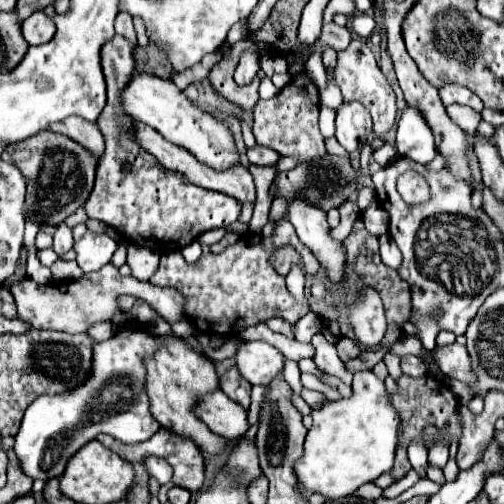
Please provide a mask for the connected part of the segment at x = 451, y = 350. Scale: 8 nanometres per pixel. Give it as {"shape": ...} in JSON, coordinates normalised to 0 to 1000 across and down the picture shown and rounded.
{"shape":[[[887,685],[863,696],[863,716],[879,744],[891,752],[907,752],[919,760],[938,760],[942,744],[935,744],[935,708],[919,685]]]}

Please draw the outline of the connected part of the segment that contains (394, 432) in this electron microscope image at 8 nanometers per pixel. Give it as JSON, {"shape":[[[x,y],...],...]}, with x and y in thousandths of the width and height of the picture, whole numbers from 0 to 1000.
{"shape":[[[712,736],[700,748],[700,784],[692,792],[653,796],[637,815],[621,819],[621,847],[605,871],[605,903],[585,923],[589,950],[605,970],[637,978],[649,990],[677,990],[700,982],[720,958],[744,954],[752,942],[776,935],[792,867],[792,819],[784,815],[764,760],[736,736]]]}

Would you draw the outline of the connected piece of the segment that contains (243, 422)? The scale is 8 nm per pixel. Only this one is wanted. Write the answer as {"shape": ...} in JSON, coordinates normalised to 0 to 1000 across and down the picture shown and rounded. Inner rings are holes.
{"shape":[[[423,776],[407,784],[387,815],[423,859],[454,875],[482,867],[494,851],[490,812],[458,796],[442,776]]]}

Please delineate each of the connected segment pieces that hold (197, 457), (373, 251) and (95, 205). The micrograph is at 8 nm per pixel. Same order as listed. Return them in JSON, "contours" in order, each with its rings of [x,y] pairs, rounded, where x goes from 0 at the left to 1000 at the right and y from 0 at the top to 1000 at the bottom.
{"contours":[[[[315,851],[296,875],[284,875],[284,879],[268,879],[268,883],[248,883],[248,879],[236,879],[228,875],[220,863],[196,863],[192,867],[212,891],[220,891],[224,899],[232,899],[240,911],[256,915],[256,919],[284,919],[288,907],[304,903],[304,907],[319,907],[327,911],[339,927],[343,927],[343,958],[351,966],[363,966],[363,970],[375,970],[375,974],[395,974],[403,966],[403,954],[407,954],[407,911],[399,903],[399,895],[387,887],[383,875],[367,871],[367,867],[355,867],[347,863],[343,855],[335,851]]],[[[708,435],[704,446],[700,446],[700,458],[696,466],[685,474],[685,494],[688,494],[688,514],[692,514],[692,534],[700,542],[708,542],[716,554],[728,554],[728,569],[740,569],[756,597],[760,597],[760,609],[764,609],[764,625],[768,625],[768,661],[764,661],[764,673],[756,677],[756,688],[768,688],[768,685],[780,685],[796,665],[800,665],[800,641],[812,637],[815,629],[815,585],[808,577],[808,562],[800,562],[800,554],[792,554],[788,538],[768,530],[756,510],[752,510],[752,478],[744,466],[736,466],[720,438]]],[[[228,69],[200,101],[200,125],[212,161],[212,212],[196,228],[192,244],[208,272],[208,304],[196,315],[188,371],[169,403],[169,423],[181,435],[220,446],[252,478],[296,490],[300,498],[323,506],[383,482],[415,454],[450,450],[454,442],[470,438],[478,407],[462,391],[391,371],[363,347],[327,335],[300,304],[284,300],[276,284],[252,268],[252,260],[244,260],[244,244],[236,244],[236,228],[248,228],[240,185],[268,145],[268,121],[260,105],[264,85],[240,69]]]]}

